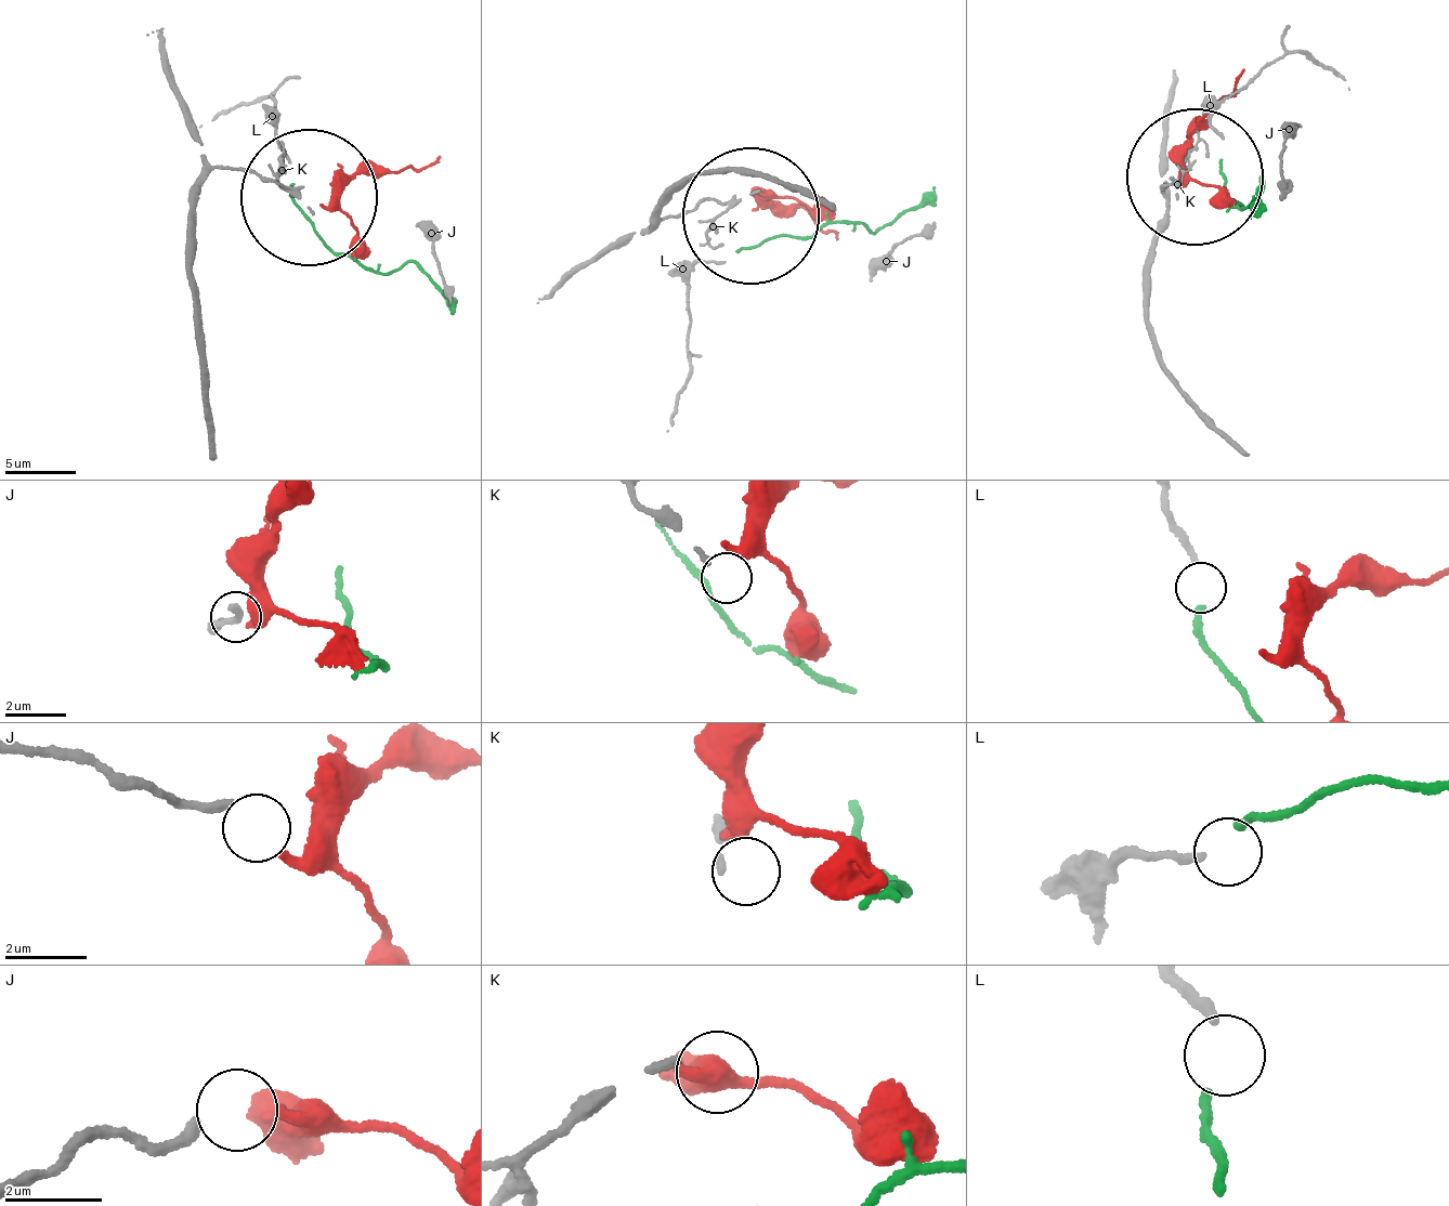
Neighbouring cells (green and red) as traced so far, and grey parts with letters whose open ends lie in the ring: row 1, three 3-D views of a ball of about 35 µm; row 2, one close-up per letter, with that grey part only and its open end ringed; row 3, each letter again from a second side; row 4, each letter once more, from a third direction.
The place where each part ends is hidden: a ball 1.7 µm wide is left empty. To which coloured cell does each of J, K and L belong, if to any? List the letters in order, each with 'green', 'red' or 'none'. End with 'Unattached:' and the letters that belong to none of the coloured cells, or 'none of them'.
J: red
K: none
L: green
Unattached: K

